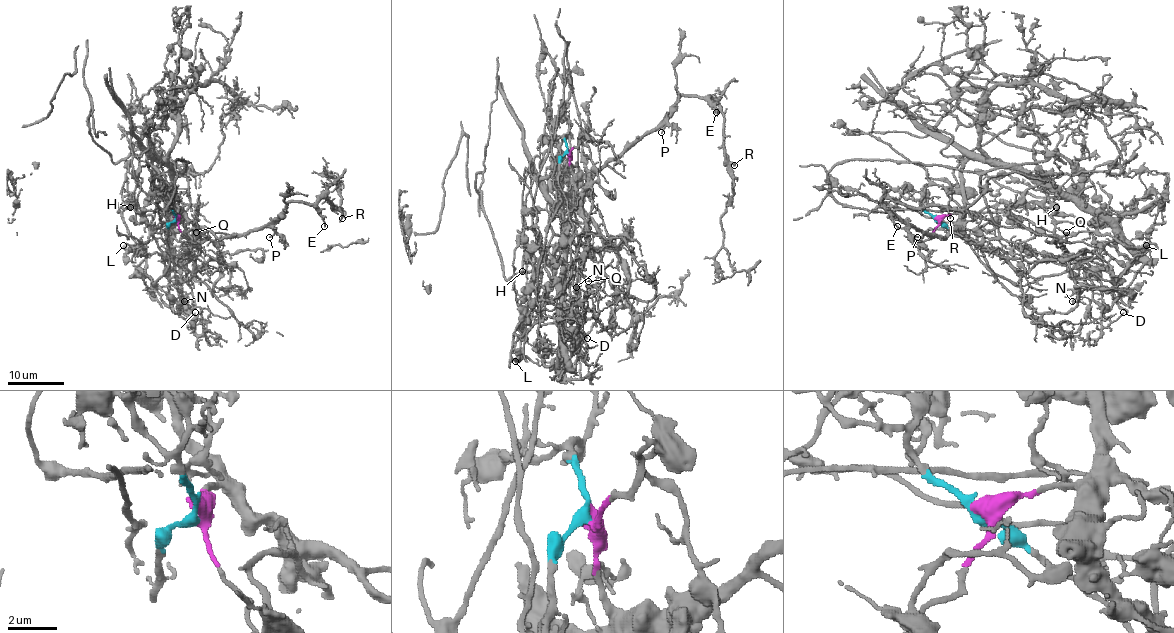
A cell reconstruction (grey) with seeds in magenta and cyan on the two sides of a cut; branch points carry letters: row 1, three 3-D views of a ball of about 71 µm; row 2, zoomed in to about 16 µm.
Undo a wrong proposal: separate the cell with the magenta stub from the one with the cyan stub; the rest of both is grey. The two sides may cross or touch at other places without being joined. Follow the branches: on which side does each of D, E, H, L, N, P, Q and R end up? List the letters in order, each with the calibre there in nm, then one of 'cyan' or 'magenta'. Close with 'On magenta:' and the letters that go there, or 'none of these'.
D: calibre 80 nm; cyan
E: calibre 140 nm; magenta
H: calibre 170 nm; cyan
L: calibre 400 nm; cyan
N: calibre 110 nm; cyan
P: calibre 130 nm; magenta
Q: calibre 120 nm; cyan
R: calibre 170 nm; magenta
On magenta: E, P, R

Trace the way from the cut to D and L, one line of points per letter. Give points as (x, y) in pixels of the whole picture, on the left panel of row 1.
D: (175, 220), (167, 249), (181, 293), (178, 313), (161, 289), (177, 290), (185, 318), (195, 313)
L: (175, 220), (165, 235), (161, 230), (168, 268), (154, 285), (145, 272), (147, 241), (130, 259), (123, 245)

